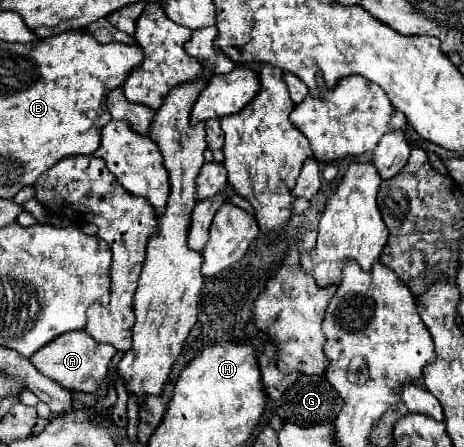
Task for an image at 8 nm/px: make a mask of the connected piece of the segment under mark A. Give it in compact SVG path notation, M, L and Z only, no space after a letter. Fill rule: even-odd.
M73 330L57 336L53 342L43 346L39 352L35 352L29 360L31 364L45 374L47 378L55 380L59 386L63 386L69 392L91 392L95 394L99 390L101 380L107 374L109 362L115 356L115 348L109 344L95 342L85 330Z

